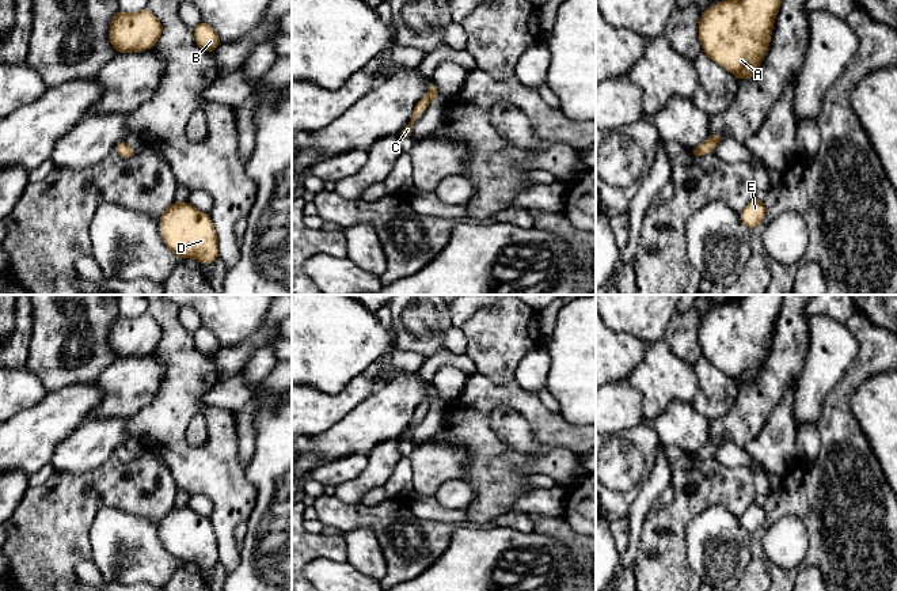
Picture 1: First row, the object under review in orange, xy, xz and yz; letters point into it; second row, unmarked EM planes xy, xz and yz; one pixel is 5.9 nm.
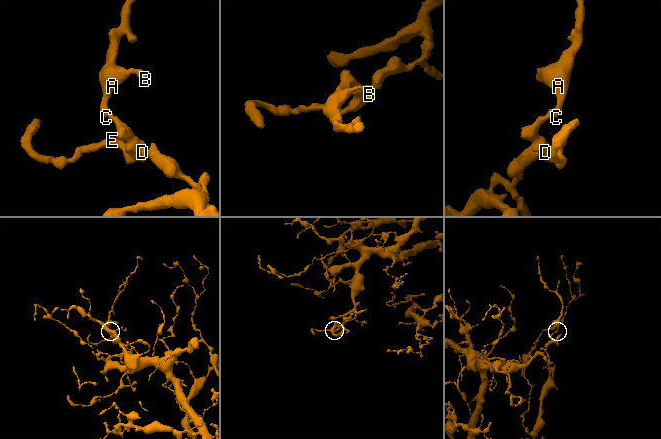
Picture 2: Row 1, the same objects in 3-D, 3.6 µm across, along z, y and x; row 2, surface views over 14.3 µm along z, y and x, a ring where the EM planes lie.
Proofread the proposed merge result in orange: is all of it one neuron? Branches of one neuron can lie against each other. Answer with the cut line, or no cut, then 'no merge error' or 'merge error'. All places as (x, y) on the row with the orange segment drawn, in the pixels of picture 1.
no cut; no merge error

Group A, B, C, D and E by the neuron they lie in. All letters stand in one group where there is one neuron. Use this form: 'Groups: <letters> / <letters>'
Groups: A B C D E

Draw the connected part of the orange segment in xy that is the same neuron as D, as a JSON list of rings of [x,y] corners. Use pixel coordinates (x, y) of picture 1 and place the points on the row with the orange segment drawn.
[[[172,202],[160,216],[160,235],[166,246],[182,259],[195,258],[202,265],[218,258],[218,240],[209,215],[202,213],[190,202]]]

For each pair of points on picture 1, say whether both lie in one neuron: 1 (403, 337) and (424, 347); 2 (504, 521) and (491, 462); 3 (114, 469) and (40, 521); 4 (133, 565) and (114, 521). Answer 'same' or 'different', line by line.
1: same
2: different
3: same
4: same

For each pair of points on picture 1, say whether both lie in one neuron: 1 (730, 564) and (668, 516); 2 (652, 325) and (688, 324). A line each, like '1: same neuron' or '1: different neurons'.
1: different neurons
2: different neurons

